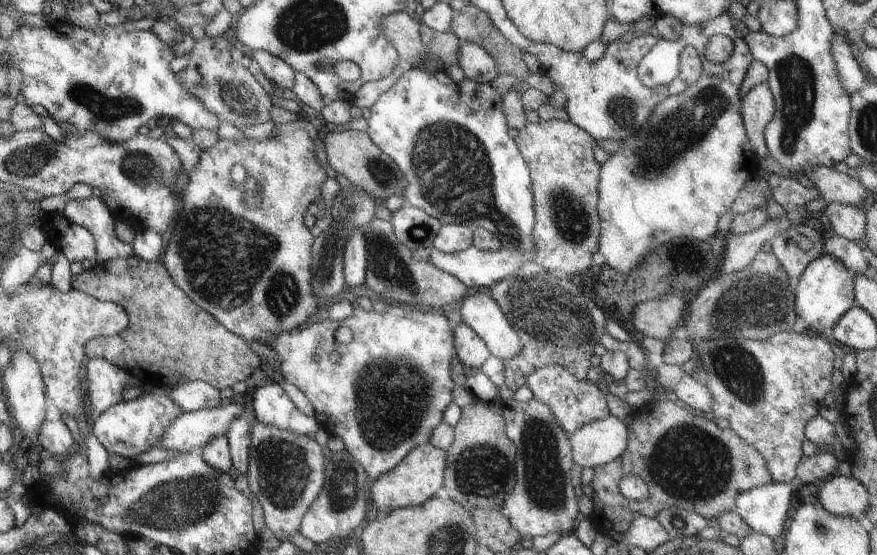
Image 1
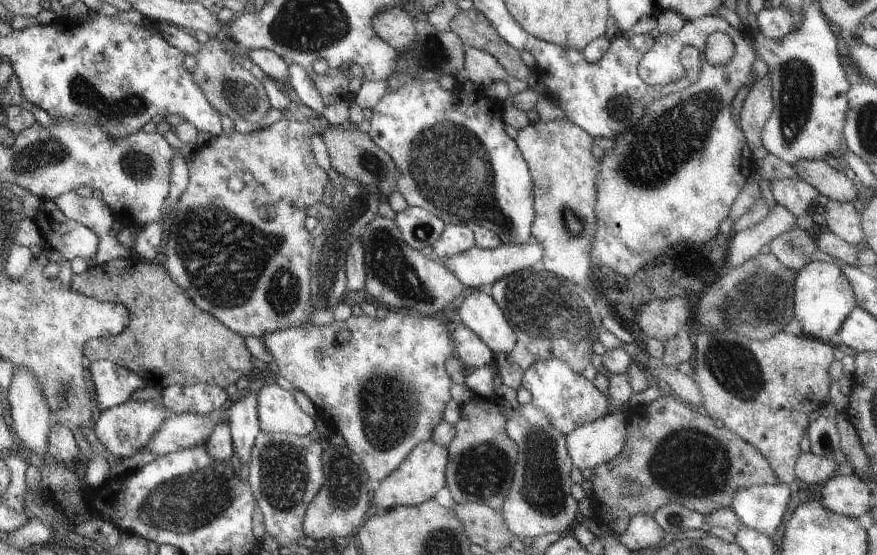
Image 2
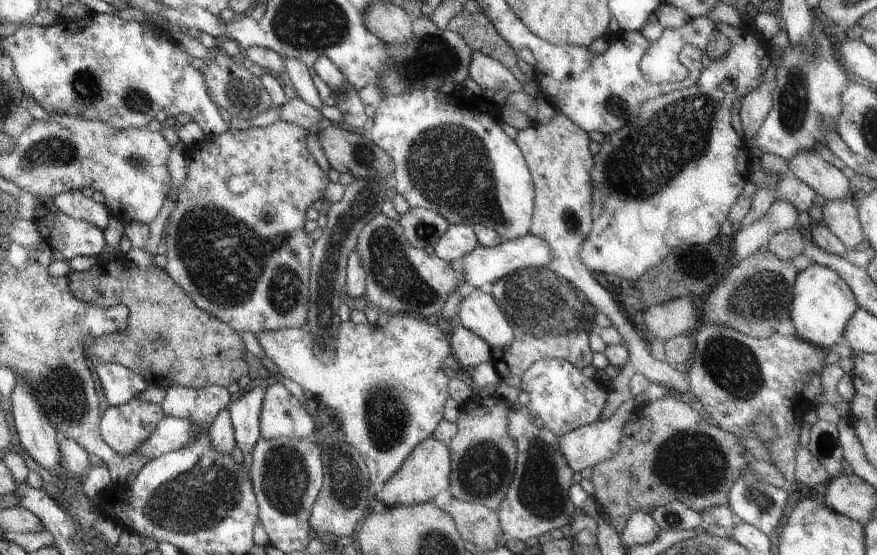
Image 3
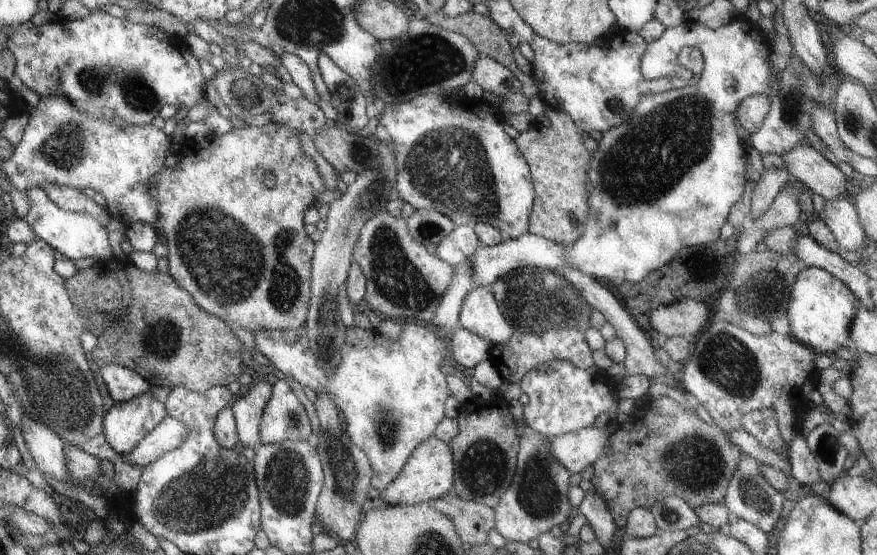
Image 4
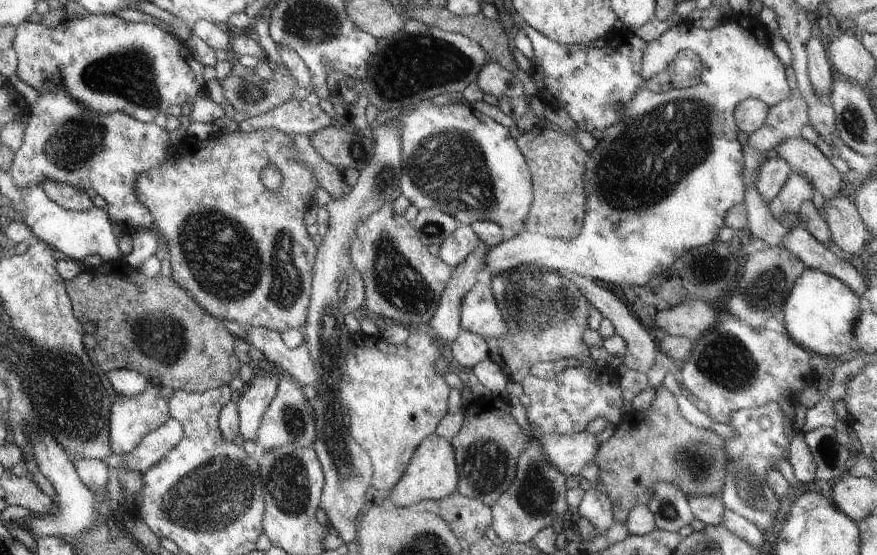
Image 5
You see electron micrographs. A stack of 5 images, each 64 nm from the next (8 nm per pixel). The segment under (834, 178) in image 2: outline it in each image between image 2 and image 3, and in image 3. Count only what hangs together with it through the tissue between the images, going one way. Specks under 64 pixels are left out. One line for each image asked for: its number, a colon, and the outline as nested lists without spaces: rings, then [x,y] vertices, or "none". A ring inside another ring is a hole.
3: [[[815,150],[799,152],[793,158],[789,158],[787,164],[789,176],[807,184],[825,200],[853,200],[849,180],[841,174],[841,166],[823,162]]]

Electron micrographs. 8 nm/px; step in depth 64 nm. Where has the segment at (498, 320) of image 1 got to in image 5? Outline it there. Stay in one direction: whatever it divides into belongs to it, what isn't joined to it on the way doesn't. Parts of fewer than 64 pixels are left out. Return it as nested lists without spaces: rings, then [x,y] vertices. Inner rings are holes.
[[[475,282],[461,300],[461,330],[479,334],[481,338],[501,338],[507,334],[505,320],[497,310],[491,286]]]

